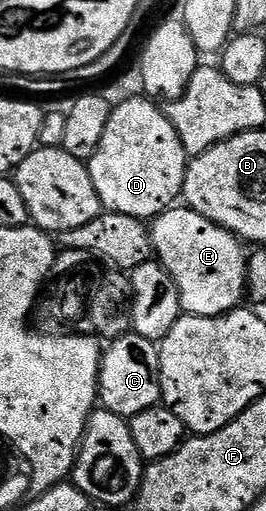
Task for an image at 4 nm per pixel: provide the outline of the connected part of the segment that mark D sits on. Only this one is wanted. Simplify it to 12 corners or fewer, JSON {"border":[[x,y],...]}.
{"border":[[144,95],[113,108],[86,164],[107,212],[155,219],[190,155]]}

